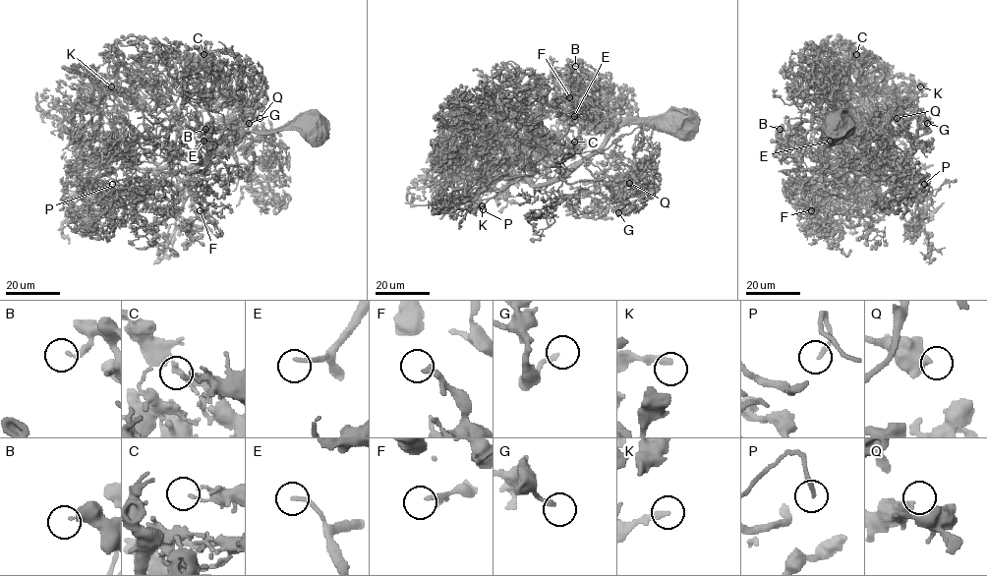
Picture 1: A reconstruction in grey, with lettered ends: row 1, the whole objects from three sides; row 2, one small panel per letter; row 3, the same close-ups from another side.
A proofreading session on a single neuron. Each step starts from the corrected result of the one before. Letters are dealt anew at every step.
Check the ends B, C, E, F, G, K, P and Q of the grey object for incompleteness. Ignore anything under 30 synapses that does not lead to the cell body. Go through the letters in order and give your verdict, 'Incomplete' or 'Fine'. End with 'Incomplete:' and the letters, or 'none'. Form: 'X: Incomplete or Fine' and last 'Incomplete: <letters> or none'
B: Fine
C: Fine
E: Incomplete
F: Incomplete
G: Fine
K: Incomplete
P: Incomplete
Q: Fine
Incomplete: E, F, K, P

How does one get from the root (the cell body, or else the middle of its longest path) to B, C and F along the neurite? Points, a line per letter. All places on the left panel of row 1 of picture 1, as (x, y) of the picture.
B: (309, 123), (247, 132), (193, 165), (161, 169), (190, 183), (190, 206), (214, 146), (205, 129)
C: (309, 123), (247, 132), (193, 165), (164, 172), (175, 150), (175, 101), (211, 62), (203, 54)
F: (309, 123), (247, 132), (161, 169), (149, 196), (174, 201), (197, 183), (200, 210)

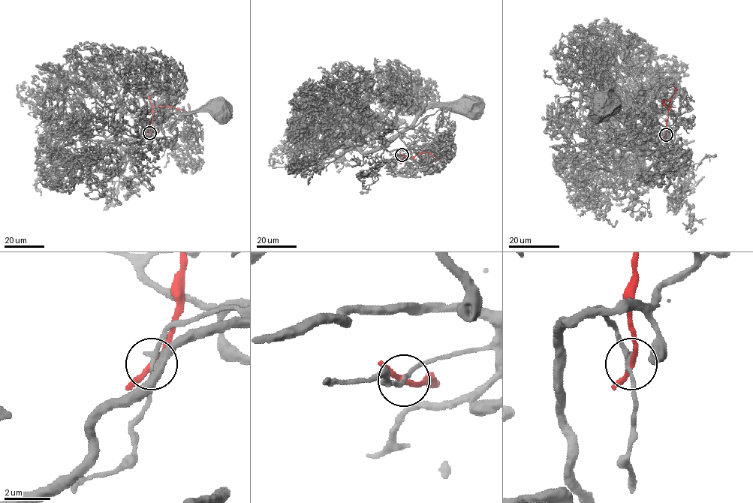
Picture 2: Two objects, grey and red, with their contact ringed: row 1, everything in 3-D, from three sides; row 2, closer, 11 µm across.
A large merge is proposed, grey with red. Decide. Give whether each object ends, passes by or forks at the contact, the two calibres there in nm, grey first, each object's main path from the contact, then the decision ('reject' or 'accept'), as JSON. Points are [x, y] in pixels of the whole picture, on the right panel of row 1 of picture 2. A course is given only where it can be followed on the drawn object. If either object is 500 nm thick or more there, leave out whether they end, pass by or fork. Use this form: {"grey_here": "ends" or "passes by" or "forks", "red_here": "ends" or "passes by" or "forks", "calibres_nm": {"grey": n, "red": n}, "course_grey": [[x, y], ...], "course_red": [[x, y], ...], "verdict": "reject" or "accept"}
{"grey_here": "passes by", "red_here": "passes by", "calibres_nm": {"grey": 180, "red": 200}, "course_grey": [[665, 134], [663, 128], [658, 132], [661, 152], [646, 155], [643, 145], [661, 147], [605, 109], [604, 101]], "course_red": [[666, 134], [670, 100], [663, 102], [676, 107]], "verdict": "reject"}

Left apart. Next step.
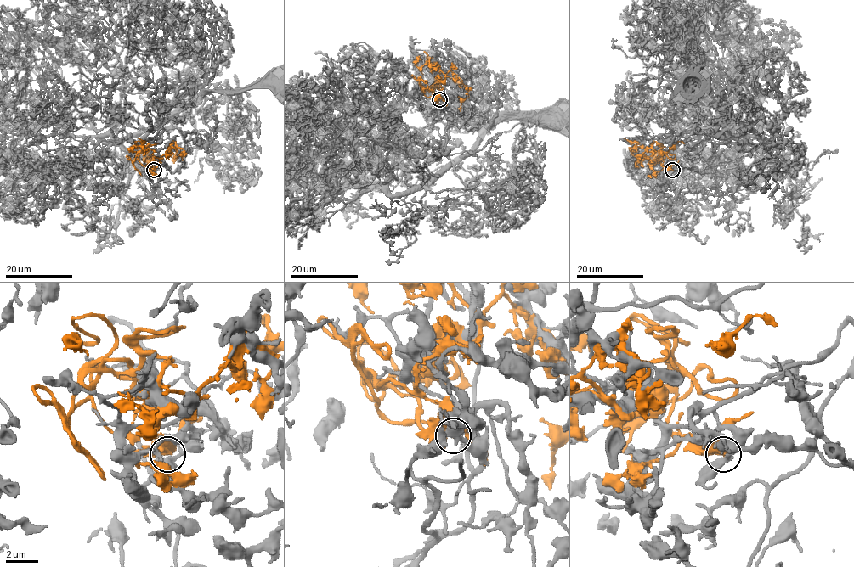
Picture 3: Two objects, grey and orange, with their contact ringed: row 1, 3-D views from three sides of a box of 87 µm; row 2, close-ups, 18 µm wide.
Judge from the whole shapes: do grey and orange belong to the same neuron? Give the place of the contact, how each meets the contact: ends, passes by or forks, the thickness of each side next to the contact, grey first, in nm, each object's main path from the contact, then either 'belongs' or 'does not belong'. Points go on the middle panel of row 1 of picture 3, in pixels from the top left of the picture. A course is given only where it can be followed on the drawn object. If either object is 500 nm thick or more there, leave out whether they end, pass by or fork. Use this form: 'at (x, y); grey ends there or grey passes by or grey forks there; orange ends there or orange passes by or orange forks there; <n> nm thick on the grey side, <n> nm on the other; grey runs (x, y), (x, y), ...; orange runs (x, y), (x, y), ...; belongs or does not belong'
at (439, 99); grey passes by; orange ends there; 440 nm thick on the grey side, 300 nm on the other; grey runs (440, 99), (438, 120), (399, 153), (373, 140), (396, 147), (392, 193), (433, 183), (503, 120); orange runs (439, 99), (435, 92), (424, 89), (438, 87), (437, 78), (444, 78), (449, 70), (469, 95), (460, 111); does not belong

